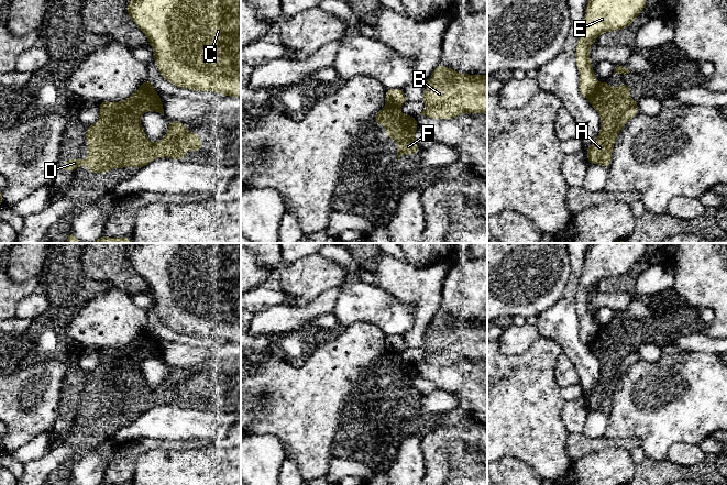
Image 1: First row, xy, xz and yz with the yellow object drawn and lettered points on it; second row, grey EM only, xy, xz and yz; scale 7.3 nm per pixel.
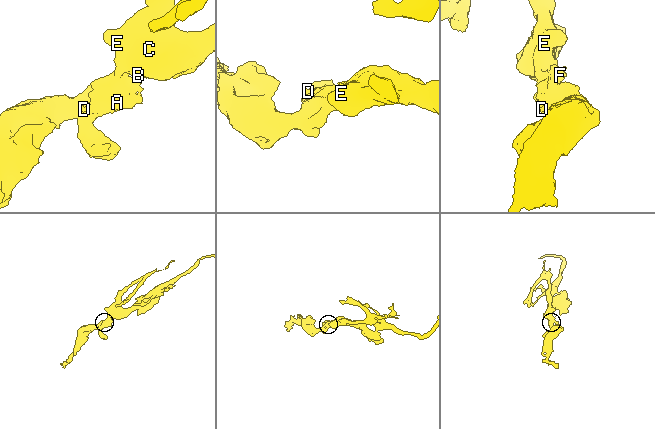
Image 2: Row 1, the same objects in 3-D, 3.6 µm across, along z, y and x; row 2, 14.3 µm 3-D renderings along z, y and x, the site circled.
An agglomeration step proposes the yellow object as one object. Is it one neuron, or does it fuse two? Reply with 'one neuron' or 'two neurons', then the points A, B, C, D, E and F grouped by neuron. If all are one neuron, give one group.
two neurons; groups A D F / B C E

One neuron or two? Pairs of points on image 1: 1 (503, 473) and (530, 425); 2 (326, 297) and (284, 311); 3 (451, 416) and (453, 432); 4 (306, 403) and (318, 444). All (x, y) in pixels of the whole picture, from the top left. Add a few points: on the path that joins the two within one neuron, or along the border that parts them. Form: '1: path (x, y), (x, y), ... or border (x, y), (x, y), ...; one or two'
1: border (498, 459), (515, 456), (526, 462), (533, 470); two
2: path (316, 307), (310, 311), (294, 311); one
3: border (475, 425), (459, 425), (434, 429); two
4: path (306, 412), (308, 434); one

